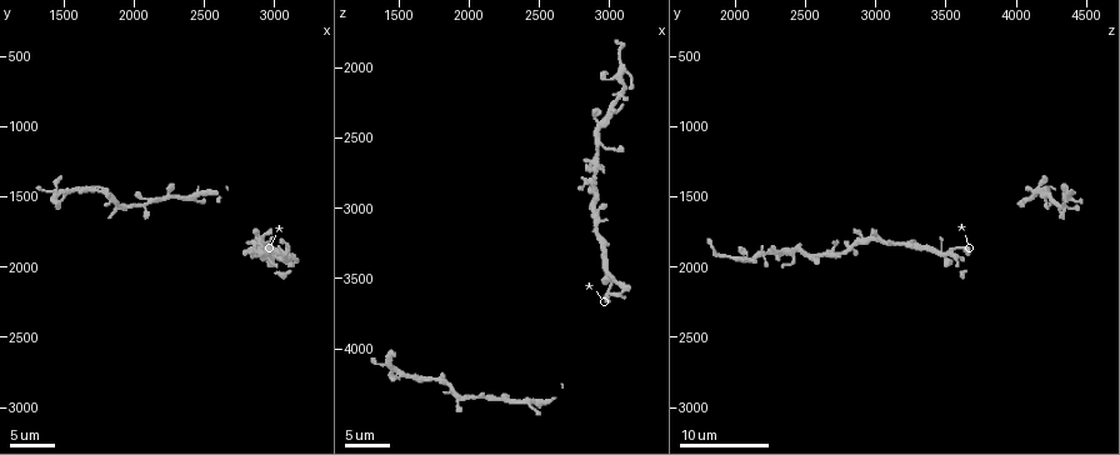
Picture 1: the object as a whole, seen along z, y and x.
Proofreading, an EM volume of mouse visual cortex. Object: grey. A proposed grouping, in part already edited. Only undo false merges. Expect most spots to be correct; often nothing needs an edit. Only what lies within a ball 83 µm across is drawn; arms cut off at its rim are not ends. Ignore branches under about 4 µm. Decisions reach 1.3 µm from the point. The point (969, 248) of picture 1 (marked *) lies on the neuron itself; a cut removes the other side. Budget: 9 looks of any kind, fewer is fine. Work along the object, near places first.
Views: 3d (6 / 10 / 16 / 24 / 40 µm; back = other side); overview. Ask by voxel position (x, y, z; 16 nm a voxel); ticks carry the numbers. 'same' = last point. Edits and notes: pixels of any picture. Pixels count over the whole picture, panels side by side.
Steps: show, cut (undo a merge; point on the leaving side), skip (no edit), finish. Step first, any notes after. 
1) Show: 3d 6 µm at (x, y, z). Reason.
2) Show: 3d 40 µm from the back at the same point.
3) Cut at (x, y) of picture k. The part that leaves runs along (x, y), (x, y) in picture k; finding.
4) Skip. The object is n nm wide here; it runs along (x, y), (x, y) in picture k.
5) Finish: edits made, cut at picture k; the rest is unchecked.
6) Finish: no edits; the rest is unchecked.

Show: 3d 6 µm at (2140, 1520, 4340). Side arm on a straight run.

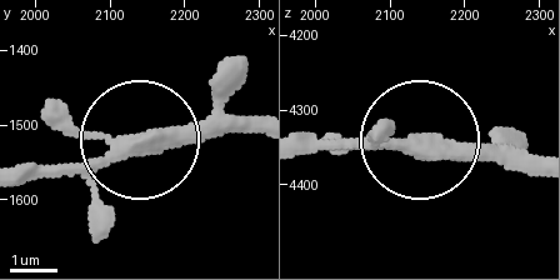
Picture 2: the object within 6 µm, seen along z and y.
Skip. 3 arms meet here; one neuron here.

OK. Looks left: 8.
Show: 3d 16 µm at (1460, 1460, 4120). Calibre changes.

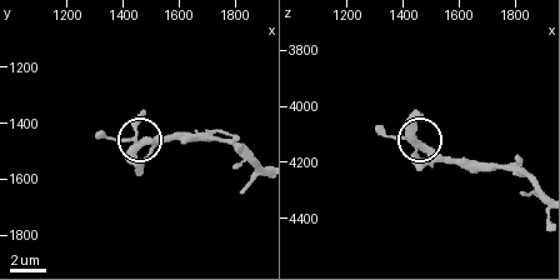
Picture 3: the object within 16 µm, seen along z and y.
Skip. The object is 340 nm wide here; it runs along (536, 186), (505, 165), (451, 164), (420, 143), (376, 133) in picture 3; continuous, no second neuron.

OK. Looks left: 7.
Show: 3d 10 µm at (1840, 1500, 4240). Sudden change in width.

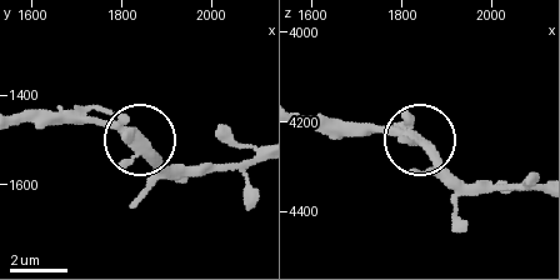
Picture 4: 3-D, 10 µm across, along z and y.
Skip. The object is 400 nm wide here; all the same neuron.

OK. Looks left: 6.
Show: 3d 16 µm at (2880, 1840, 2840). Arms run side by side.

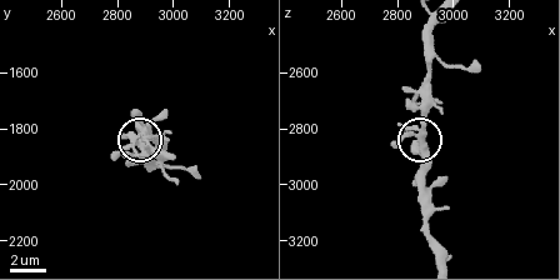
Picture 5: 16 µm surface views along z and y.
Skip. It runs along (443, 258), (441, 245), (430, 226), (420, 133), (424, 103) in picture 5; continuous, no second neuron.

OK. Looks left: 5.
Finish: no edits; the rest is unchecked.

